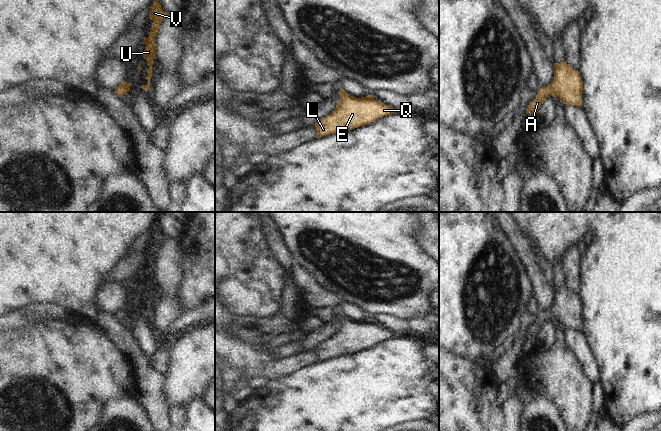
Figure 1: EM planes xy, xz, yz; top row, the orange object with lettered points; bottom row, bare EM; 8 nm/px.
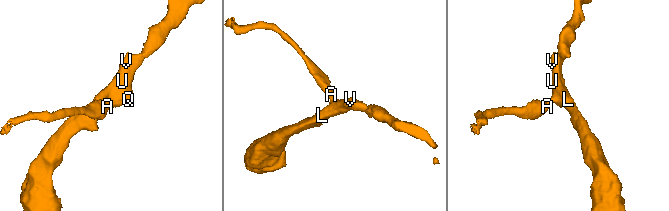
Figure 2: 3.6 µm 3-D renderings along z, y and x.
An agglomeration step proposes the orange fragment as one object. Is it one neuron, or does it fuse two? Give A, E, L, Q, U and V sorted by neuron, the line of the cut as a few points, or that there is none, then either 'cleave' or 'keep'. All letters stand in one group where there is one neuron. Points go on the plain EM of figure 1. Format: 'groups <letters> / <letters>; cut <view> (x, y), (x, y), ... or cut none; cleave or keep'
groups A E L Q U V; cut none; keep

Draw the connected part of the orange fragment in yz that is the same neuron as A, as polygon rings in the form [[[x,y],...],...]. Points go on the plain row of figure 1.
[[[566,286],[554,287],[554,303],[548,310],[543,310],[526,332],[528,337],[537,337],[548,319],[558,321],[565,329],[581,331],[583,306],[578,294]]]

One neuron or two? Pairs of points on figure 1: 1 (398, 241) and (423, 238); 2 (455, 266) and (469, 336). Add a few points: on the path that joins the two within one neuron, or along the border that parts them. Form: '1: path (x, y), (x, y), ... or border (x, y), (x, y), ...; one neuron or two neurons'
1: border (417, 222), (419, 226), (417, 242), (428, 255); two neurons
2: path (458, 283), (461, 286), (464, 319); one neuron

